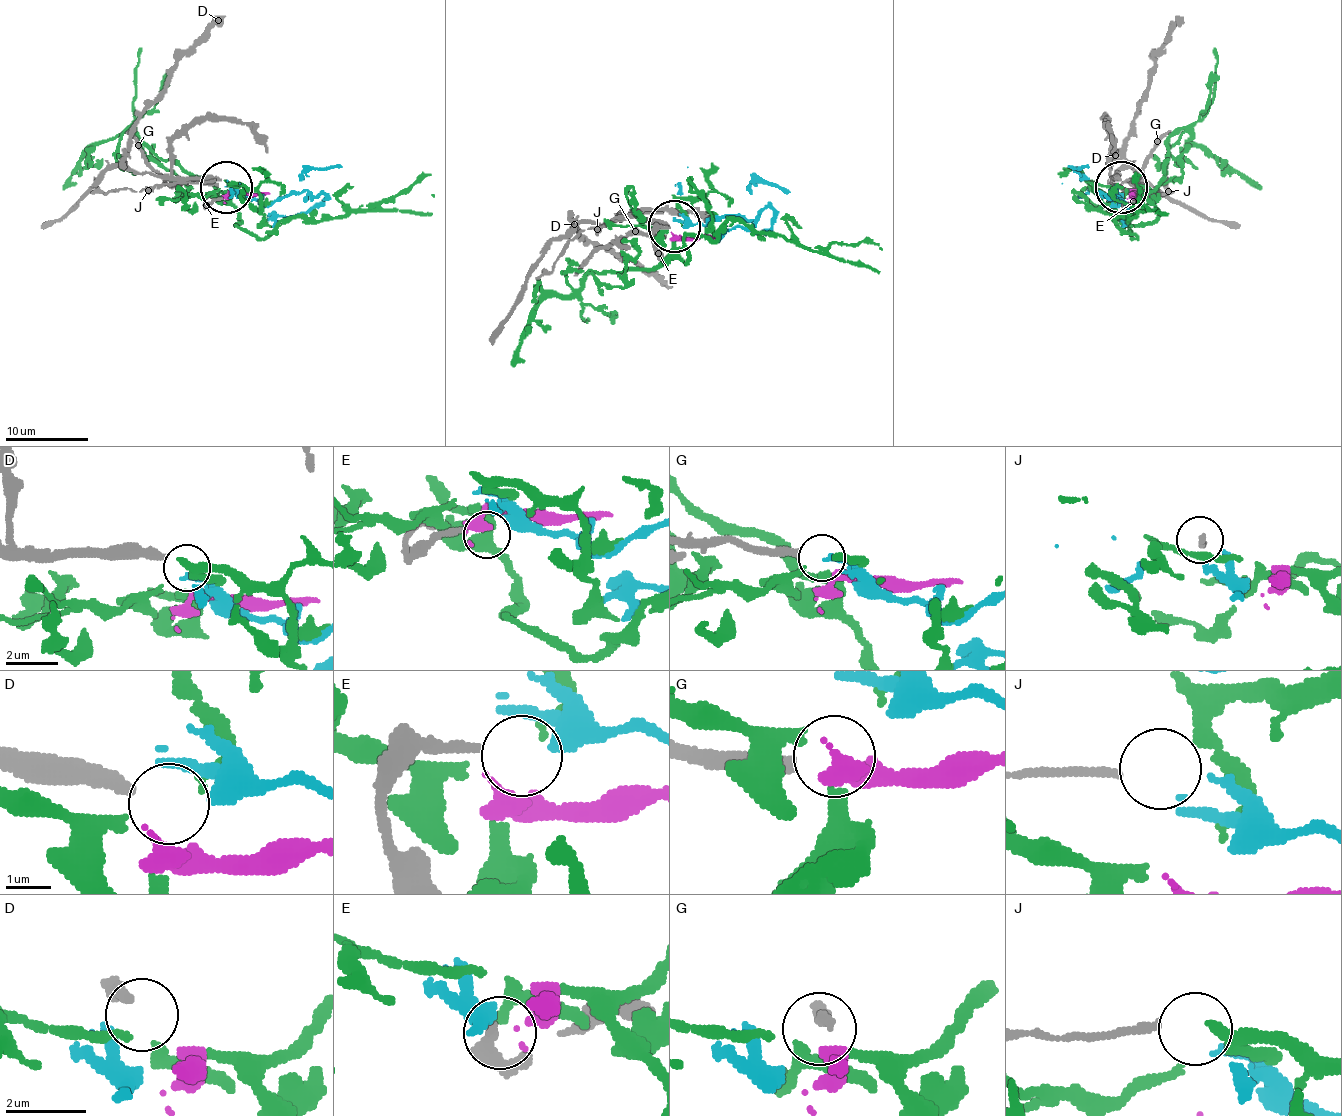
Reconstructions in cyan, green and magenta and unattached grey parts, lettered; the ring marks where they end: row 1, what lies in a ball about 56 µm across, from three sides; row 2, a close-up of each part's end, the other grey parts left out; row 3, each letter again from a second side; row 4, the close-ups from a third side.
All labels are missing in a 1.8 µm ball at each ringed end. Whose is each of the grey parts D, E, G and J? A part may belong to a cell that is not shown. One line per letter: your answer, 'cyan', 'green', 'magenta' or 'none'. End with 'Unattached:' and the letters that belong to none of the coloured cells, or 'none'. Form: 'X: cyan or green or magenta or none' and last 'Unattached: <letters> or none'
D: none
E: cyan
G: magenta
J: none
Unattached: D, J

